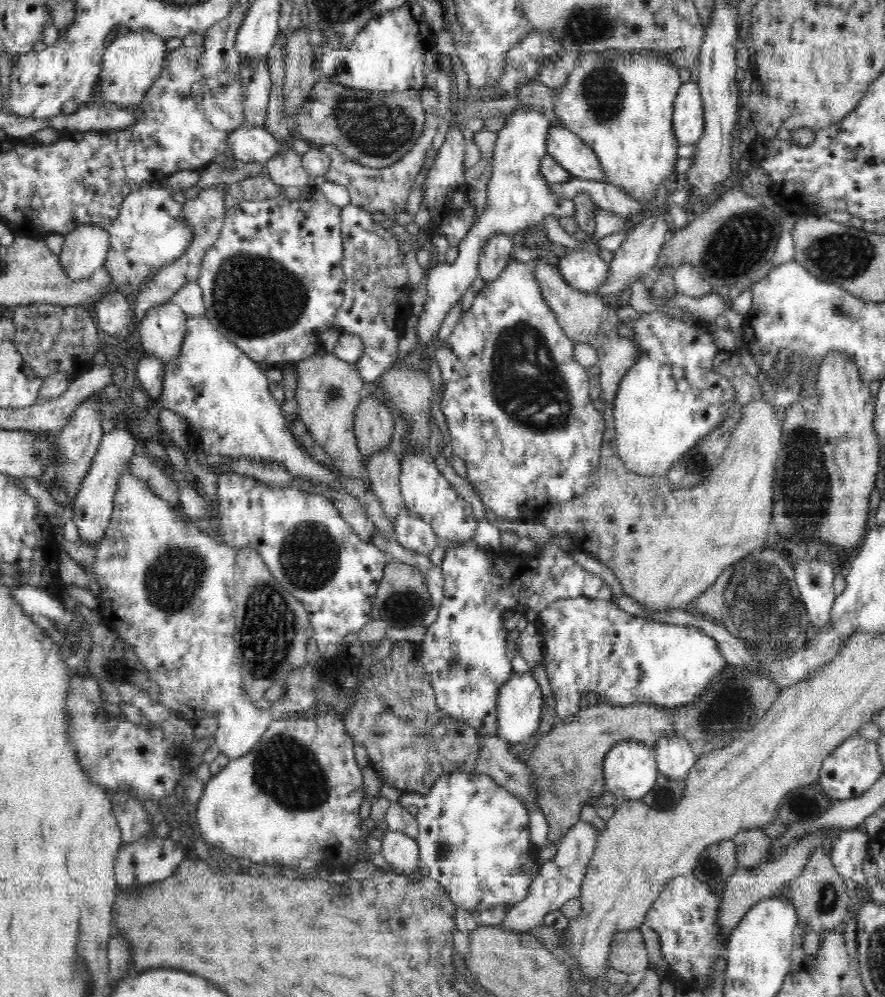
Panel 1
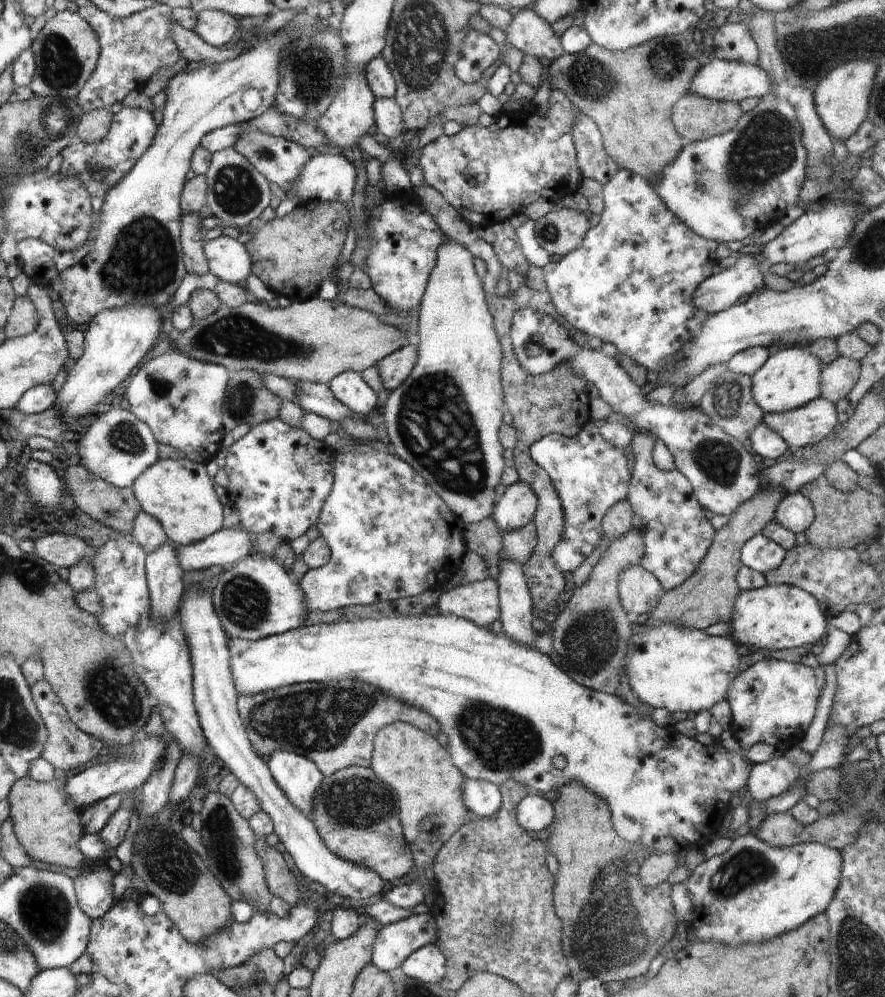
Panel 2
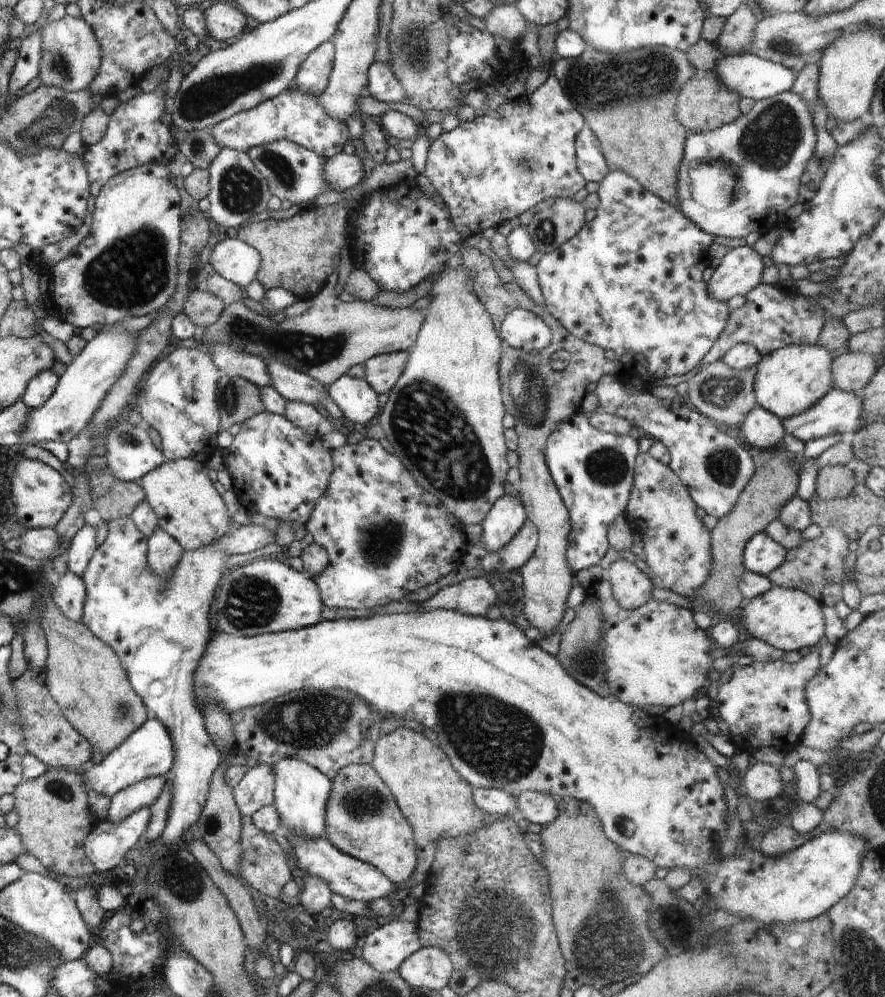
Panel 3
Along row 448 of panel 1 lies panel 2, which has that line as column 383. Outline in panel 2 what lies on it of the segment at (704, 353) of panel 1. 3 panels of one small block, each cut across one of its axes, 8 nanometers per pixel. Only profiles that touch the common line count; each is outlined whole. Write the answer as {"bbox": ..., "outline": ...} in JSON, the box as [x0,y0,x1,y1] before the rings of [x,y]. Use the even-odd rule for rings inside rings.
{"bbox":[227,612,753,856],"outline":[[[436,612],[427,613],[419,617],[396,615],[395,617],[358,618],[352,621],[342,620],[334,624],[319,624],[316,626],[301,624],[298,628],[288,632],[267,636],[257,641],[232,638],[228,641],[227,647],[230,653],[231,671],[233,672],[235,689],[238,695],[271,691],[292,686],[293,684],[307,683],[308,681],[323,683],[324,681],[350,679],[367,682],[369,686],[372,685],[376,688],[377,692],[382,690],[384,695],[392,695],[404,704],[408,703],[412,707],[421,708],[429,712],[430,716],[437,720],[441,731],[448,736],[447,749],[451,754],[453,763],[466,779],[483,780],[498,786],[505,780],[512,779],[519,783],[524,783],[527,789],[530,788],[530,792],[539,795],[552,790],[552,788],[560,789],[562,785],[572,781],[579,782],[583,787],[591,790],[592,793],[607,802],[611,810],[614,830],[620,838],[631,843],[642,843],[656,853],[672,852],[672,854],[678,856],[685,856],[686,852],[693,846],[705,848],[714,840],[718,825],[721,824],[722,818],[730,810],[728,805],[731,797],[735,793],[741,797],[748,797],[747,783],[753,764],[747,761],[741,752],[730,752],[726,748],[722,748],[722,745],[721,748],[717,748],[716,744],[721,744],[720,741],[714,742],[712,746],[702,745],[695,738],[686,738],[686,736],[682,736],[678,732],[672,732],[672,728],[660,727],[652,721],[651,712],[646,715],[640,715],[635,707],[626,704],[616,695],[609,695],[582,687],[560,667],[557,667],[547,654],[540,653],[537,649],[526,645],[519,645],[517,642],[510,640],[504,633],[497,636],[491,632],[490,628],[479,627],[465,618]],[[556,756],[564,756],[566,758],[566,766],[564,768],[556,768],[554,762],[552,762]]]}

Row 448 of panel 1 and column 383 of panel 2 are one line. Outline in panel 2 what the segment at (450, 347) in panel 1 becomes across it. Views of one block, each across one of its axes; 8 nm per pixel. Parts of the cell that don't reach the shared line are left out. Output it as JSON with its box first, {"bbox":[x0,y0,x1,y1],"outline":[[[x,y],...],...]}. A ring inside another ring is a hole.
{"bbox":[297,450,467,611],"outline":[[[372,450],[367,453],[336,453],[333,470],[333,489],[322,505],[316,528],[331,550],[329,561],[317,569],[308,569],[306,574],[297,583],[305,594],[305,605],[308,611],[333,611],[345,609],[347,606],[368,606],[378,601],[395,601],[402,597],[411,597],[422,594],[425,590],[441,587],[452,579],[461,569],[463,556],[467,546],[463,535],[465,523],[458,515],[449,510],[448,505],[432,490],[426,481],[409,464],[390,453]]]}

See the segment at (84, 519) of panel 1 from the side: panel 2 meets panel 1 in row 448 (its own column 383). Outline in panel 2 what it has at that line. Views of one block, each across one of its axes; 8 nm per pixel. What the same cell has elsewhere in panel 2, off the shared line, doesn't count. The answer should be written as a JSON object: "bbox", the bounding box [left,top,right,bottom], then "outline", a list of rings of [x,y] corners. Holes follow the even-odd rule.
{"bbox":[373,97,406,138],"outline":[[[395,97],[376,98],[373,109],[376,132],[381,132],[384,136],[392,138],[406,131],[403,114]]]}

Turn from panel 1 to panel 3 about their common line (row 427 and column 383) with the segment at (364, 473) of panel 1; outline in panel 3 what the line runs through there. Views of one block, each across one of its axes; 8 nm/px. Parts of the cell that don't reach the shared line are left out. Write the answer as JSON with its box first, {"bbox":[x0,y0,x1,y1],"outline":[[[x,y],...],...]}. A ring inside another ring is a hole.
{"bbox":[196,273,424,387],"outline":[[[332,273],[320,292],[310,299],[310,308],[293,318],[270,318],[256,313],[241,301],[225,305],[218,320],[199,331],[196,339],[208,353],[214,346],[237,346],[262,360],[278,358],[291,369],[299,370],[324,387],[344,376],[353,366],[363,365],[373,356],[407,351],[415,343],[424,311],[384,308],[370,301],[345,302],[335,294],[338,275]]]}

